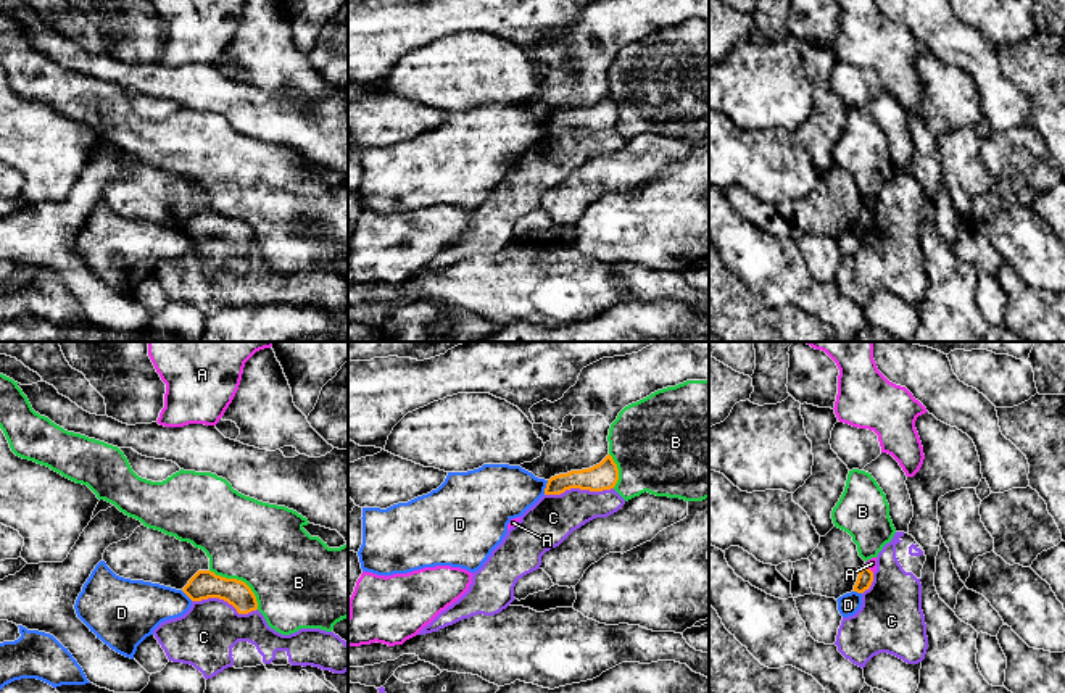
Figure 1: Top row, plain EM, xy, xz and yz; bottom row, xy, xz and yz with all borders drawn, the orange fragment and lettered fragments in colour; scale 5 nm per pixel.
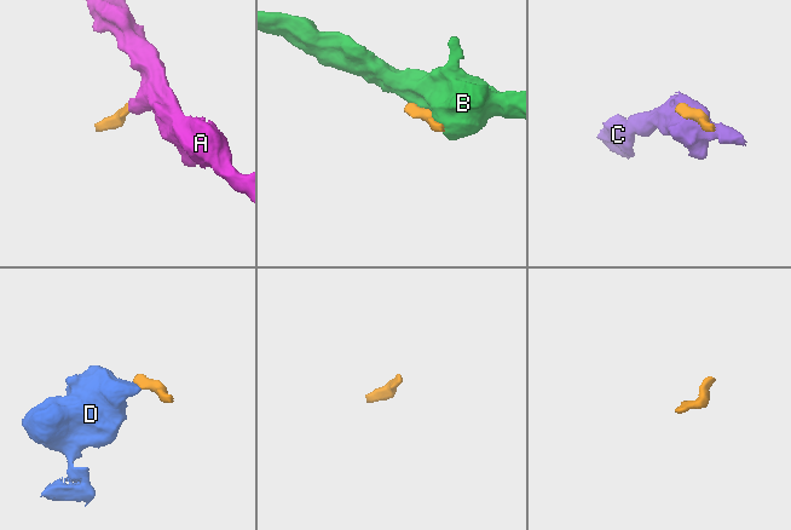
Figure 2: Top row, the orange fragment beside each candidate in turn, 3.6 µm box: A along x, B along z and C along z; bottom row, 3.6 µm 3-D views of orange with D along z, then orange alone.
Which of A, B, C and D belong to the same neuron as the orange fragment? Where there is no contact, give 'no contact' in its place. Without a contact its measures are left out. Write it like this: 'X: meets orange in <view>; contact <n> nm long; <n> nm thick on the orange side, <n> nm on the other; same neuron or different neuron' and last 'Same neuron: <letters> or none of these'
A: meets orange in yz; contact 70 nm long; 80 nm thick on the orange side, 50 nm on the other; different neuron
B: meets orange in xy; contact 320 nm long; 140 nm thick on the orange side, 420 nm on the other; different neuron
C: meets orange in xz; contact 340 nm long; 140 nm thick on the orange side, 240 nm on the other; different neuron
D: meets orange in xz; contact 80 nm long; 130 nm thick on the orange side, 280 nm on the other; different neuron
Same neuron: none of these

